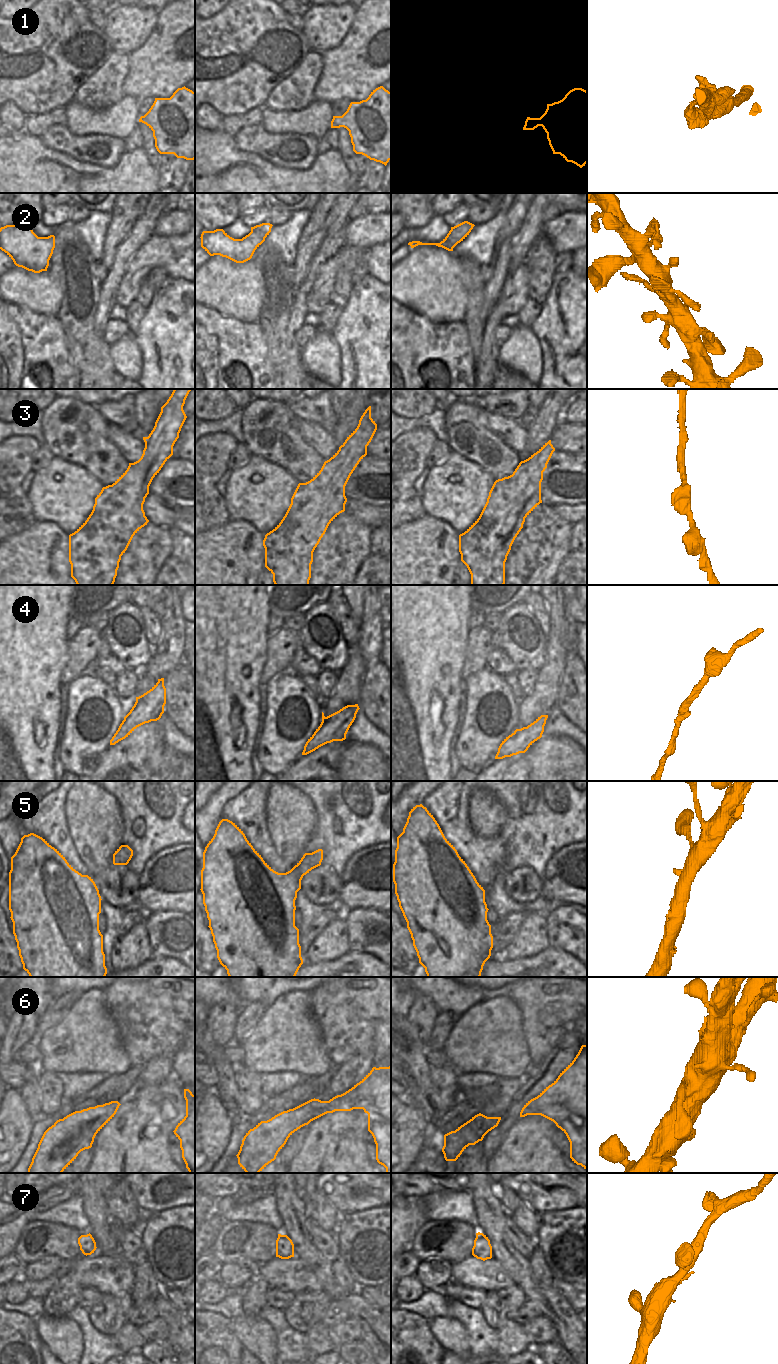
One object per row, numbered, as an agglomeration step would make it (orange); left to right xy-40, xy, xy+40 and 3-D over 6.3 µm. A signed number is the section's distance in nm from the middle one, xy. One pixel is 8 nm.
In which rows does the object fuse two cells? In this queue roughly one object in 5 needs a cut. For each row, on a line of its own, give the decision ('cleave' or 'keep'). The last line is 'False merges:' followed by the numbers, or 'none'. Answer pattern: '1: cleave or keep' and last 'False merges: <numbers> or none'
1: keep
2: keep
3: keep
4: keep
5: keep
6: keep
7: keep
False merges: none

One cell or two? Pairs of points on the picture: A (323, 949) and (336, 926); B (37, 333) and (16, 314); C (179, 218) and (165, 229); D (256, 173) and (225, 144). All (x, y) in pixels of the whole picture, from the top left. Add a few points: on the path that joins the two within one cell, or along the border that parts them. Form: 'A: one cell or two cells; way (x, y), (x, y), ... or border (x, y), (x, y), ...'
A: one cell; way (329, 943), (334, 938), (336, 932)
B: one cell; way (32, 328), (21, 317)
C: one cell; way (176, 221), (168, 226)
D: one cell; way (248, 167), (233, 152)

